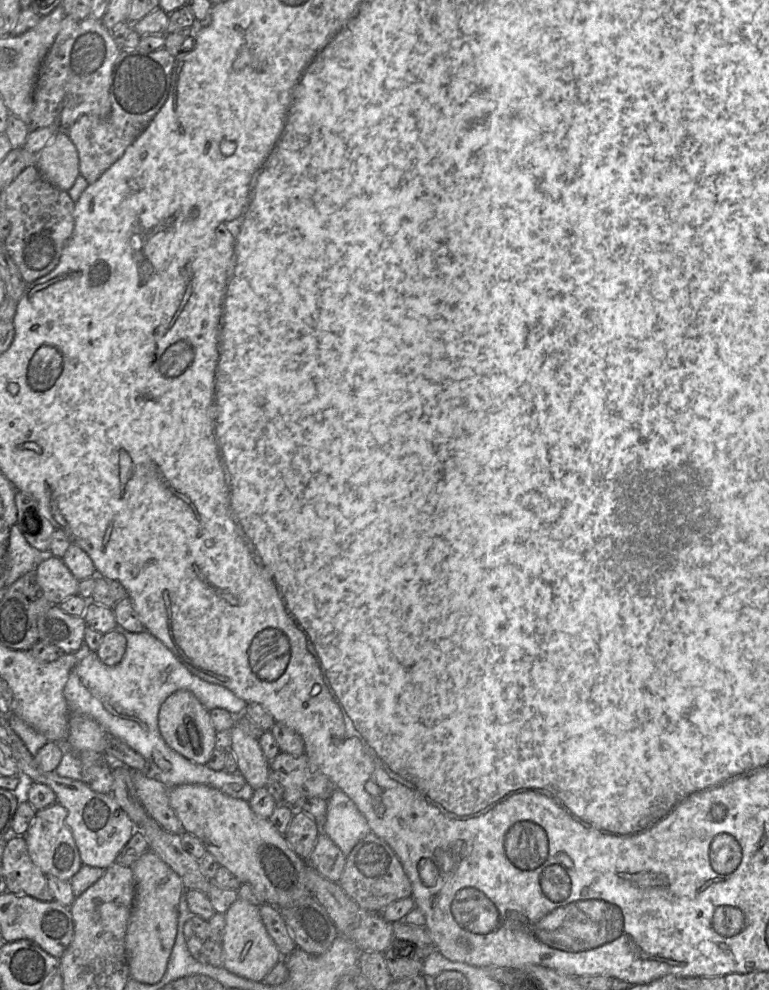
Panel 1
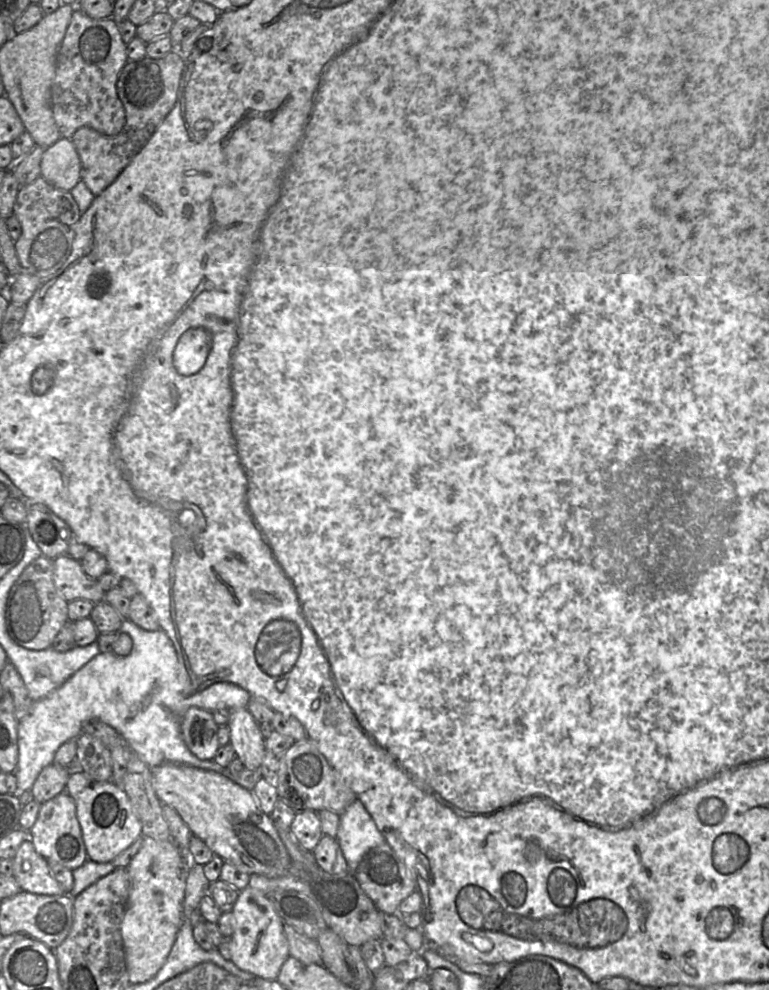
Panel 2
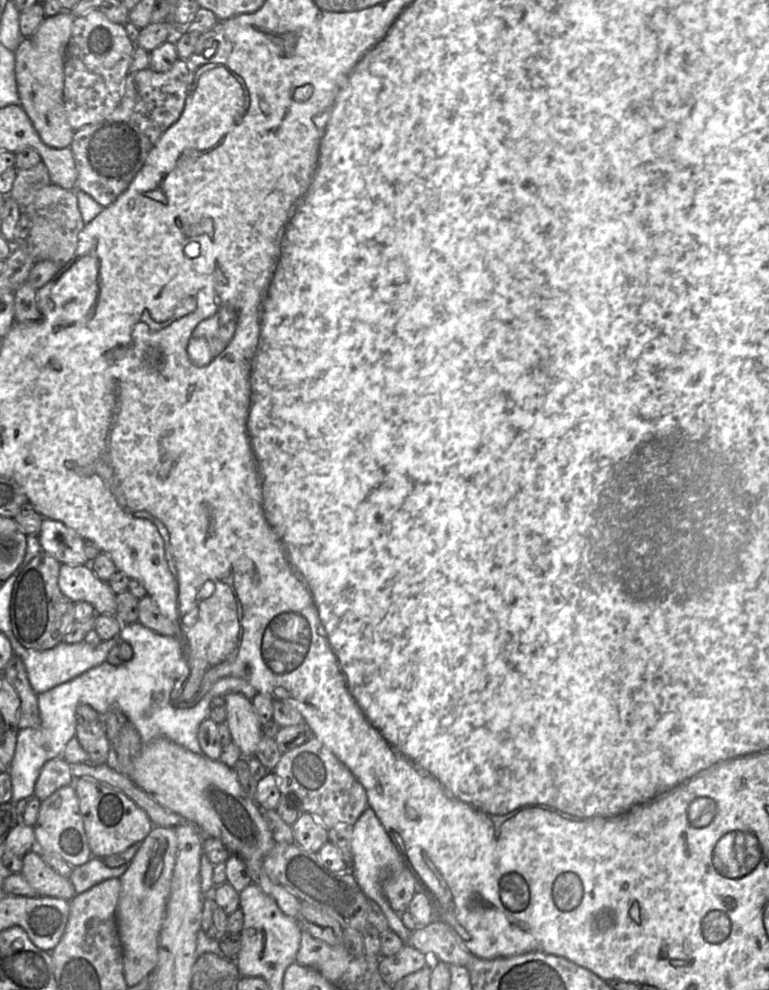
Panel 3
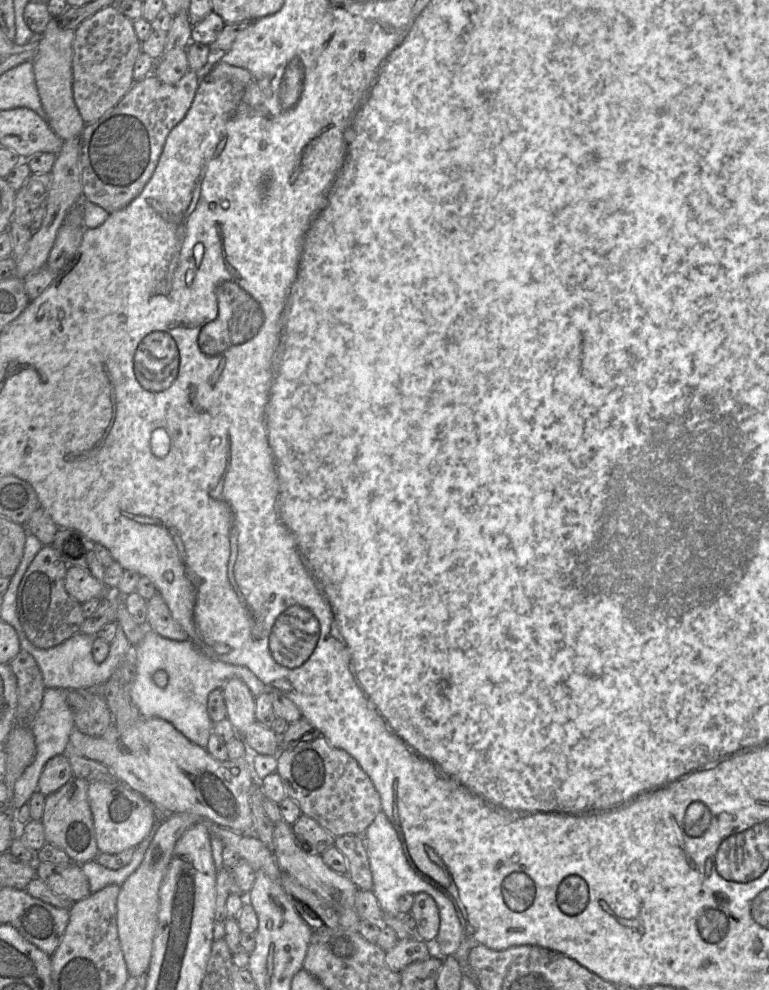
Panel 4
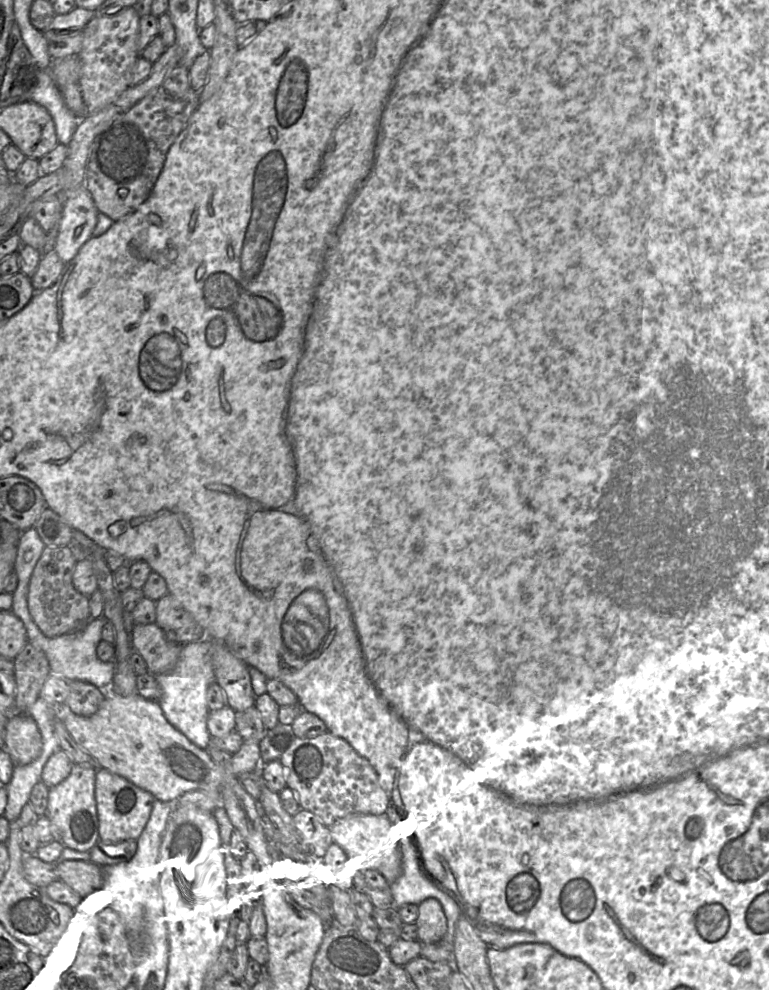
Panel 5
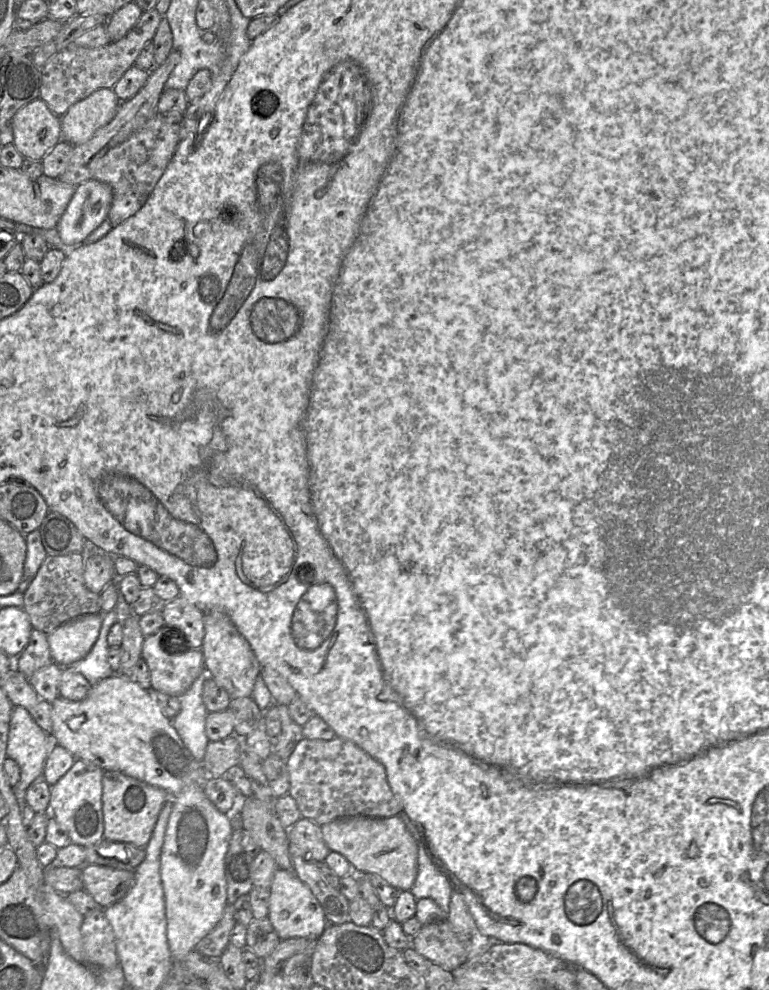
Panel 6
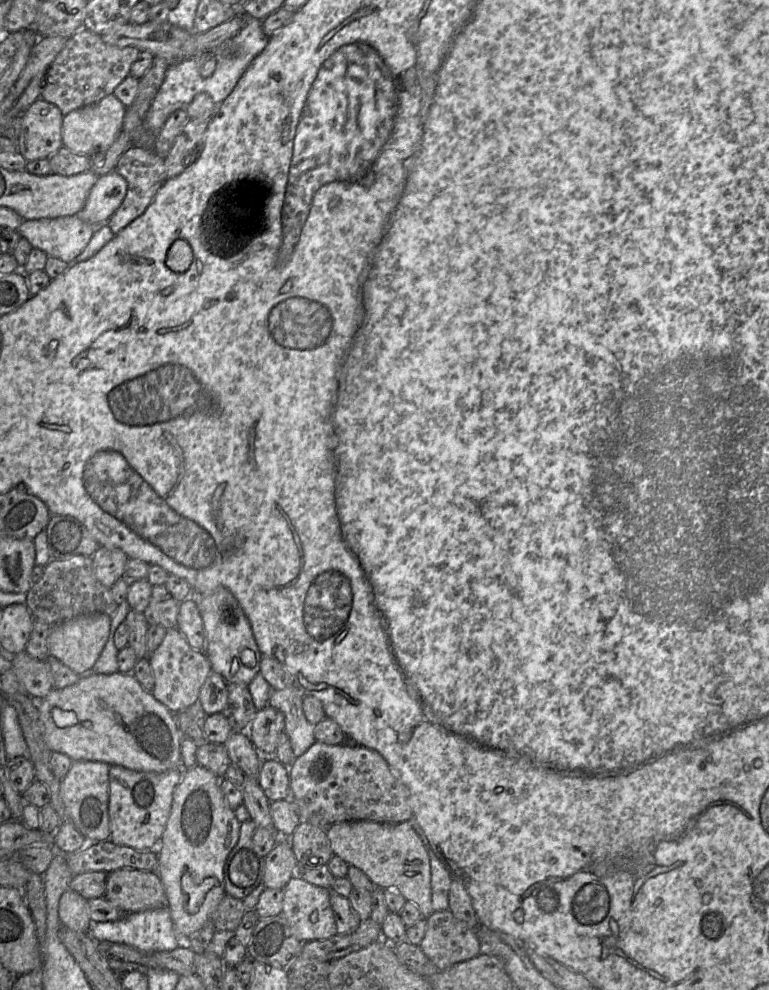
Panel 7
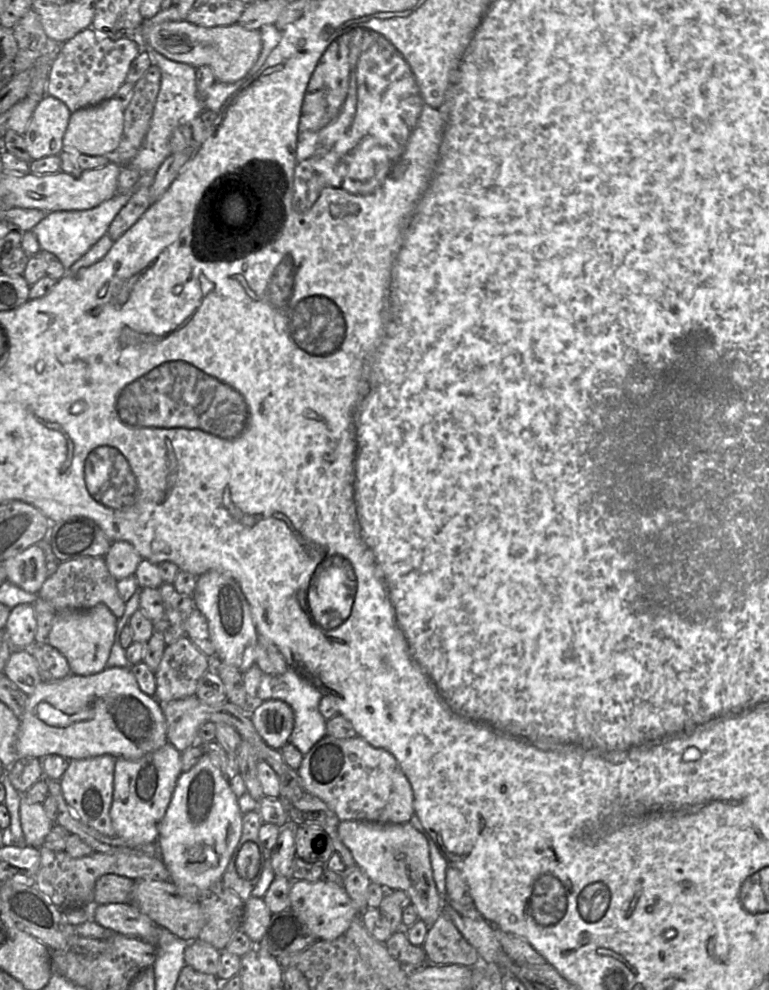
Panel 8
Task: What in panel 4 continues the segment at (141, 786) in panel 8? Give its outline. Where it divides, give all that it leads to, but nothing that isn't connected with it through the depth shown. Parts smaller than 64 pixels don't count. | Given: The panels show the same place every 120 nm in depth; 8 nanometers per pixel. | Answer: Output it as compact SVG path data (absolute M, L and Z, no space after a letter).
M89 782L87 798L99 852L117 854L126 849L135 848L146 838L154 825L154 806L124 783Z

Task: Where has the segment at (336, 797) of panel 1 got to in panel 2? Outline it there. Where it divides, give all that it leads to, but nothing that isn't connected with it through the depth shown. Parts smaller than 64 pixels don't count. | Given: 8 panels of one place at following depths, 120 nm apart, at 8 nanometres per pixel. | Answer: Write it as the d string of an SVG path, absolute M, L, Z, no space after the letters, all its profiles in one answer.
M358 798L340 815L336 840L348 864L350 873L356 870L363 856L371 848L387 843L375 821Z

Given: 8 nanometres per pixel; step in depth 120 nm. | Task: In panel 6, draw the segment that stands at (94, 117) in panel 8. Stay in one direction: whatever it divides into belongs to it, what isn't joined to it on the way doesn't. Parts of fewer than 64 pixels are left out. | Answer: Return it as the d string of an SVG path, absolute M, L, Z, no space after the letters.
M101 88L74 103L60 117L62 139L78 145L89 140L116 115L121 101L111 88Z

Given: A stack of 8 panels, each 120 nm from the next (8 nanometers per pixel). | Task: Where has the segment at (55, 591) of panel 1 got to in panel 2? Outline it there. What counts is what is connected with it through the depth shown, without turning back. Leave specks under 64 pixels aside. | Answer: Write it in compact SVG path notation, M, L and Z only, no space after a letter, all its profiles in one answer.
M68 555L53 560L53 582L58 594L67 602L82 599L93 604L104 601L105 592L97 579L88 577L80 562Z

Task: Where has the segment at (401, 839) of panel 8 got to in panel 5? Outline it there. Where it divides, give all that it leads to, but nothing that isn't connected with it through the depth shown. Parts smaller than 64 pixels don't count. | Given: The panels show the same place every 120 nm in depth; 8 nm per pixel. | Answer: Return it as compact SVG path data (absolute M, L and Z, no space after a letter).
M386 814L353 815L339 819L330 827L330 834L334 843L344 850L351 861L376 866L389 883L394 882L401 875L400 844L395 827Z

